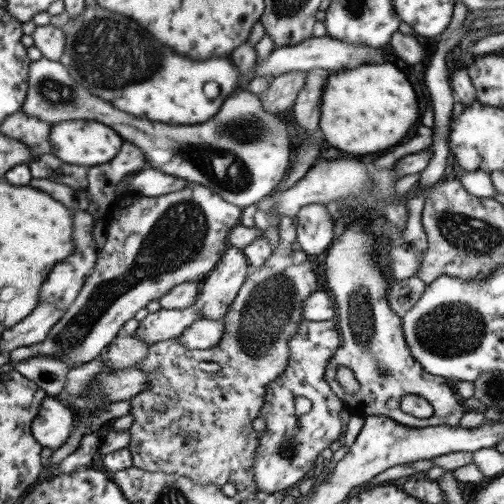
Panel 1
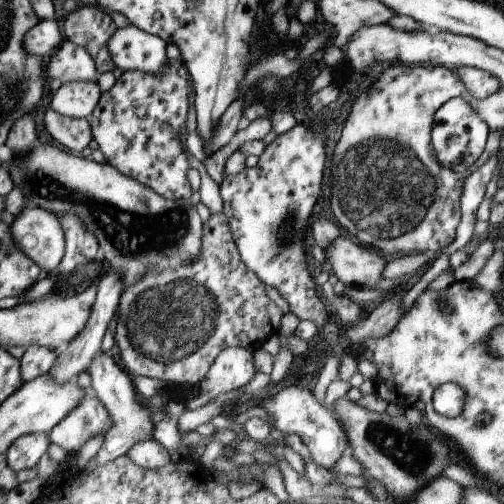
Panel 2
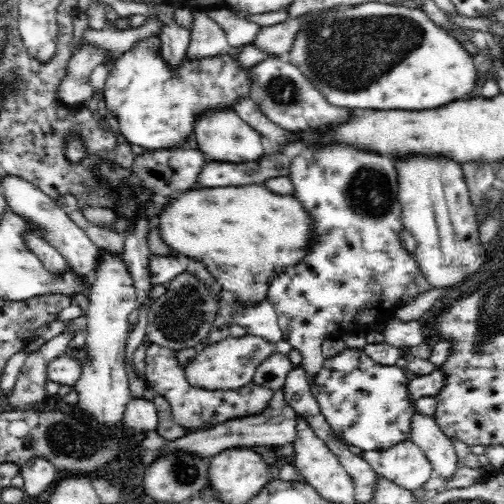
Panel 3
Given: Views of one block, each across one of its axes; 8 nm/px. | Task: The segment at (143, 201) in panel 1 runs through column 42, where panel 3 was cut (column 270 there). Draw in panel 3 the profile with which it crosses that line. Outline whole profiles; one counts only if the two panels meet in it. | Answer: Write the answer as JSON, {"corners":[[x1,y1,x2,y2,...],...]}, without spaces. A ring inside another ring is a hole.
{"corners":[[240,336,240,338,226,338,214,346,208,348,198,348,196,358,190,360,186,366,186,380,194,388,202,390,214,390,214,392,228,392,228,390,238,390,246,388,248,384,254,382,254,374,258,366,268,360,274,354,276,346,272,342,266,342,264,338,258,336]]}

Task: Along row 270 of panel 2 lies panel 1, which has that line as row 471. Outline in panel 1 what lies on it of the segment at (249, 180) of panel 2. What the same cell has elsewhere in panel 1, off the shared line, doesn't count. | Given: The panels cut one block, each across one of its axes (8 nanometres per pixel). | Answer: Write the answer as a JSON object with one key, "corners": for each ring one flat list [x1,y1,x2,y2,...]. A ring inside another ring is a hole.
{"corners":[[333,320,299,322,297,334,289,340,287,368,271,384,267,384,265,402,259,412,259,418,265,420,265,432,259,436,255,462,251,466,257,492,273,494,301,482,311,470,311,464,317,460,317,454,339,440,343,426,339,412,345,410,345,406,323,380,325,368,339,346,341,334],[295,398,307,398,311,402,311,410,295,416]]}

